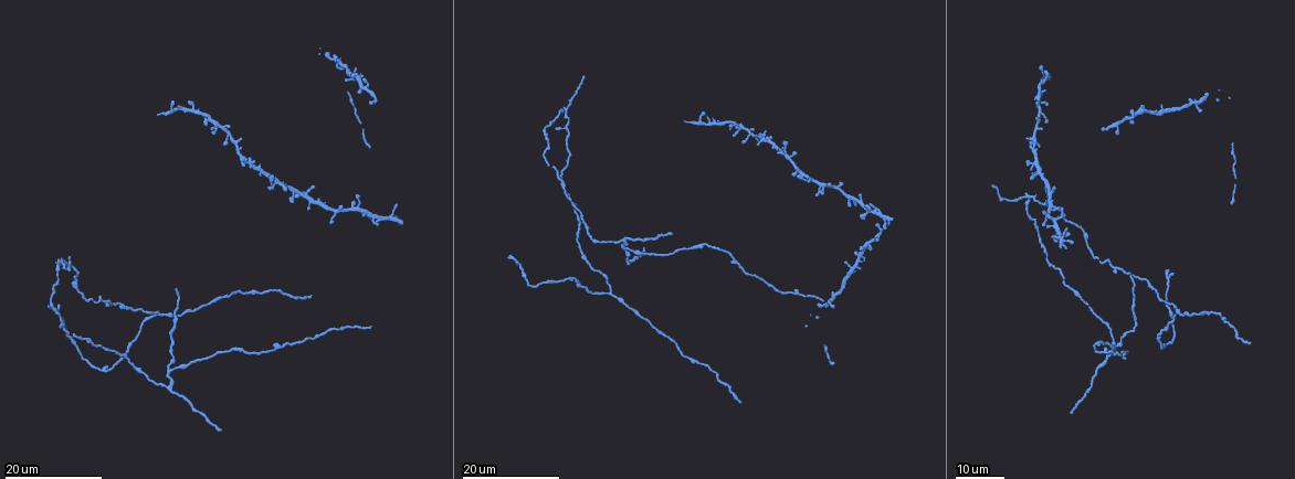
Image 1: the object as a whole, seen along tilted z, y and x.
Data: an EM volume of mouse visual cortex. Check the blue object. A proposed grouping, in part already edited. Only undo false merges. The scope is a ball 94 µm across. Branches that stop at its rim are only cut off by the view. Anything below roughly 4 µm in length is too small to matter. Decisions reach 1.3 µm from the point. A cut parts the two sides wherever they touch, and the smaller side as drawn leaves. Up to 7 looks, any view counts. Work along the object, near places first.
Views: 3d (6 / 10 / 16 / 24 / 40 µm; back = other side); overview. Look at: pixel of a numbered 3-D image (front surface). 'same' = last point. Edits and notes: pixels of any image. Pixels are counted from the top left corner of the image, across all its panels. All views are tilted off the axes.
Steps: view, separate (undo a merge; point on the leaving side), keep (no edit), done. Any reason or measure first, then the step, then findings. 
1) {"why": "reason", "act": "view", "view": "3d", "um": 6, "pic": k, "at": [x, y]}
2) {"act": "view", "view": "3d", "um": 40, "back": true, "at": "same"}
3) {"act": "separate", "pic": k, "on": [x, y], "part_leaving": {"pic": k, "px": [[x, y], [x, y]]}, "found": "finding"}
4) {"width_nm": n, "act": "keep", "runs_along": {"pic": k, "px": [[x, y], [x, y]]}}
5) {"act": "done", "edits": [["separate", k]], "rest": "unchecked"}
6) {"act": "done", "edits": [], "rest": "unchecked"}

{"why": "side arm on a straight run", "act": "view", "view": "3d", "um": 24, "pic": 1, "at": [566, 108]}

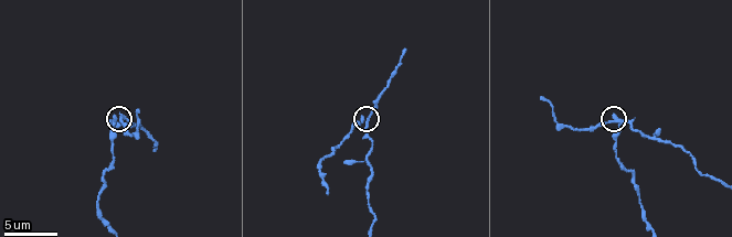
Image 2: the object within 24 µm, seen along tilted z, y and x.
{"act": "view", "view": "3d", "um": 10, "pic": 2, "at": [121, 119]}

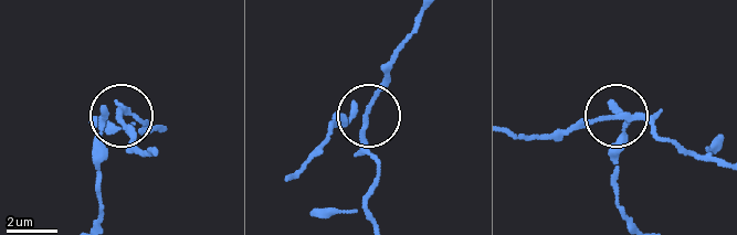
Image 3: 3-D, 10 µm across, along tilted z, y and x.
{"arms": 3, "act": "keep", "runs_along": {"pic": 3, "px": [[102, 216], [95, 181], [101, 131], [119, 117], [133, 140]]}, "found": "one neuron here"}

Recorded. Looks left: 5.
{"why": "four-way junction", "act": "view", "view": "3d", "um": 16, "pic": 1, "at": [167, 386]}

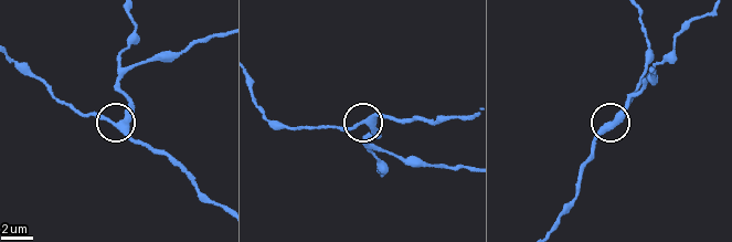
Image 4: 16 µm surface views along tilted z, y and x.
{"act": "view", "view": "3d", "um": 10, "pic": 4, "at": [361, 122]}

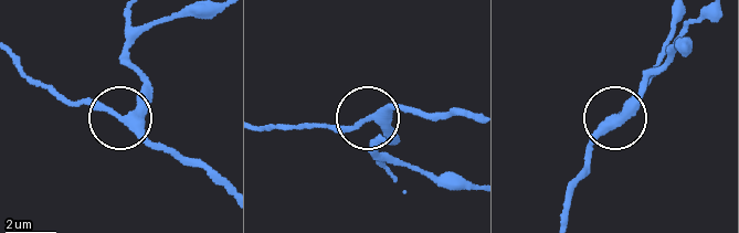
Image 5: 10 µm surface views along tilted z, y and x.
{"arms": 4, "act": "keep", "found": "all the same neuron"}

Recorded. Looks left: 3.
{"why": "branch point", "act": "view", "view": "3d", "um": 24, "pic": 1, "at": [609, 294]}

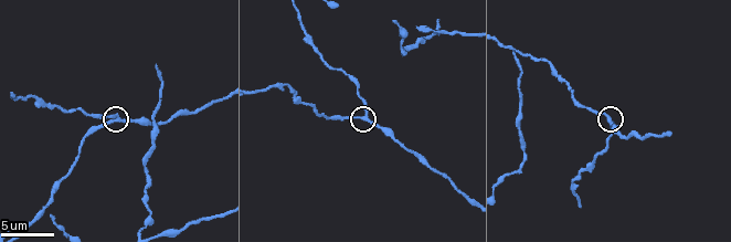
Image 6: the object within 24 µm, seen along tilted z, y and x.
{"why": "zoom in", "act": "view", "view": "3d", "um": 6, "pic": 6, "at": [116, 119]}

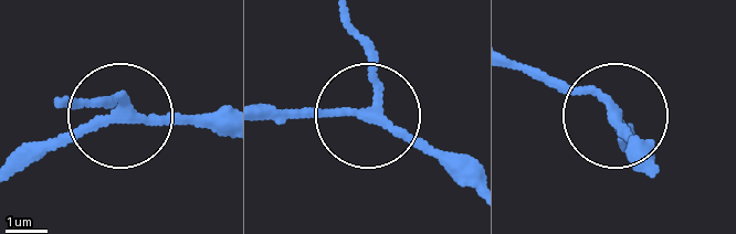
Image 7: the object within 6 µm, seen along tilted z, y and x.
{"act": "view", "view": "3d", "um": 6, "back": true, "pic": 7, "at": [367, 115]}

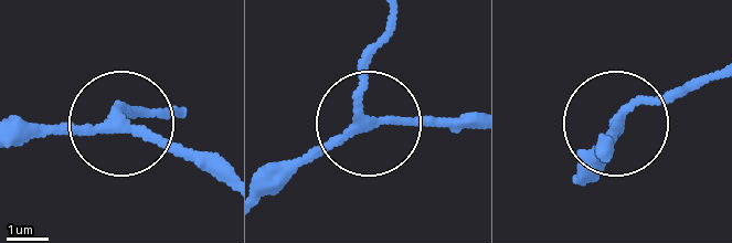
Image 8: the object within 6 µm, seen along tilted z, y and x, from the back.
{"act": "keep", "runs_along": {"pic": 8, "px": [[184, 114], [128, 109], [81, 131], [25, 129]]}, "found": "one neuron here"}

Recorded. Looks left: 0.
{"act": "done", "edits": [], "rest": "unchecked"}

